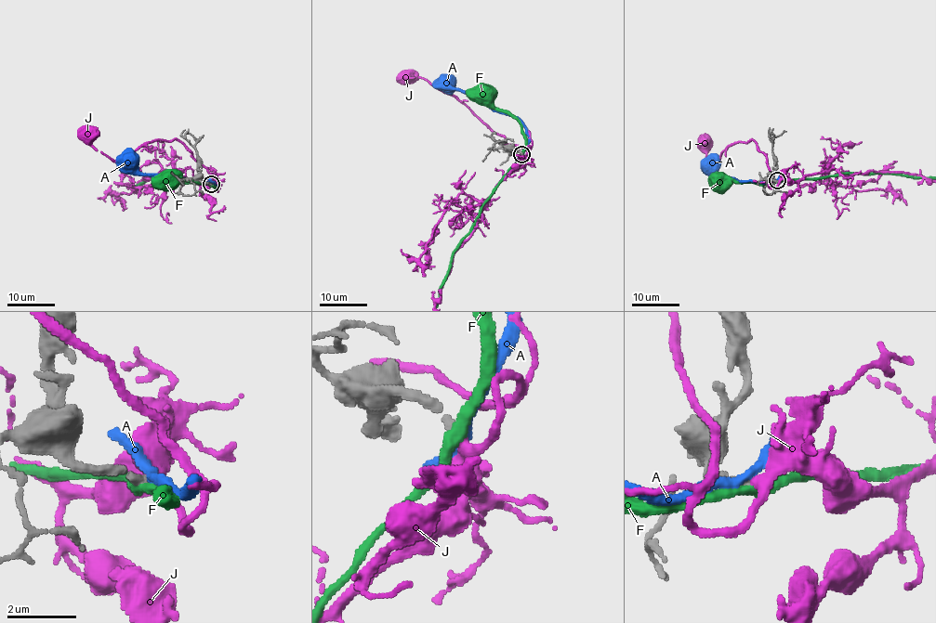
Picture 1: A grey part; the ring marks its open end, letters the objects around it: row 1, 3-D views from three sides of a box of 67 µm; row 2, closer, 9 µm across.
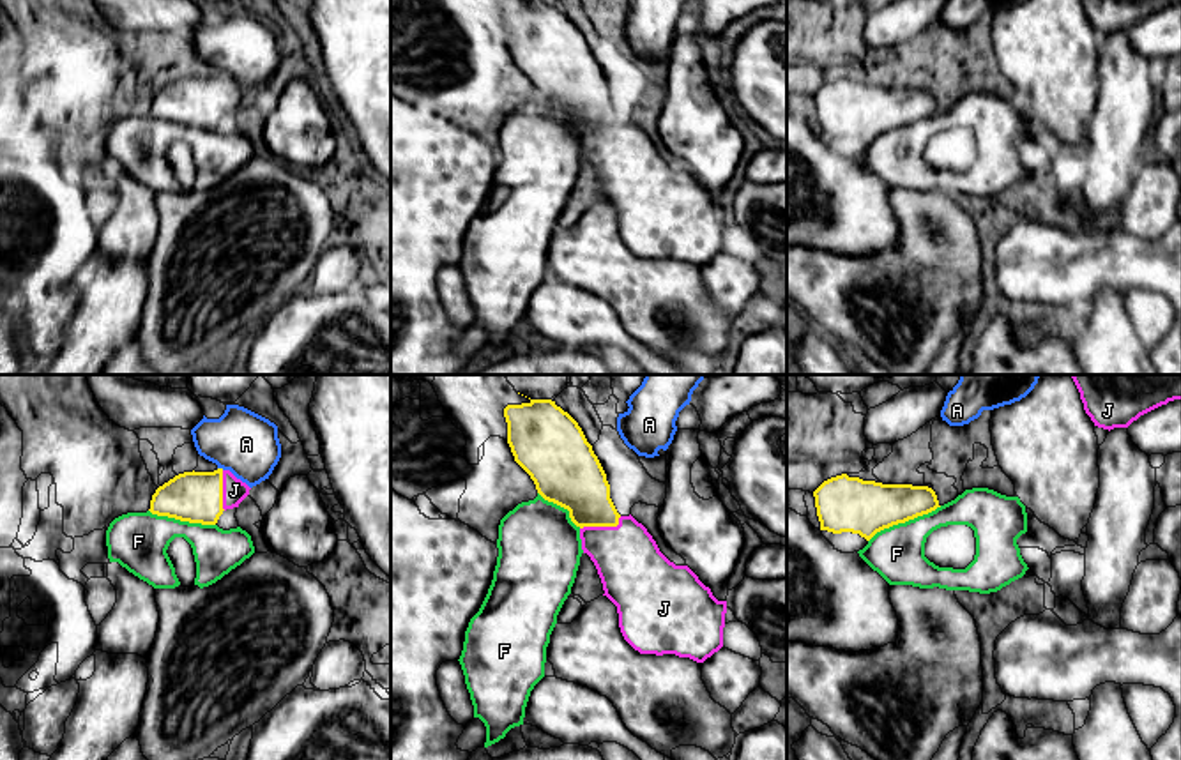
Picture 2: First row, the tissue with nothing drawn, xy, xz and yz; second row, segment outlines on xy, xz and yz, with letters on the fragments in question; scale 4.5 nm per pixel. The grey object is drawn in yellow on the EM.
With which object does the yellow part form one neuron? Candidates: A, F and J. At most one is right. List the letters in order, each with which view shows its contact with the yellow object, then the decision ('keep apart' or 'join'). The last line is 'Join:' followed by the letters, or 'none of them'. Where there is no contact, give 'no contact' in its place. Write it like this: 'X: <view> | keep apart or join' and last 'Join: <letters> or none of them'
A: xy | keep apart
F: yz | keep apart
J: xz | join
Join: J

